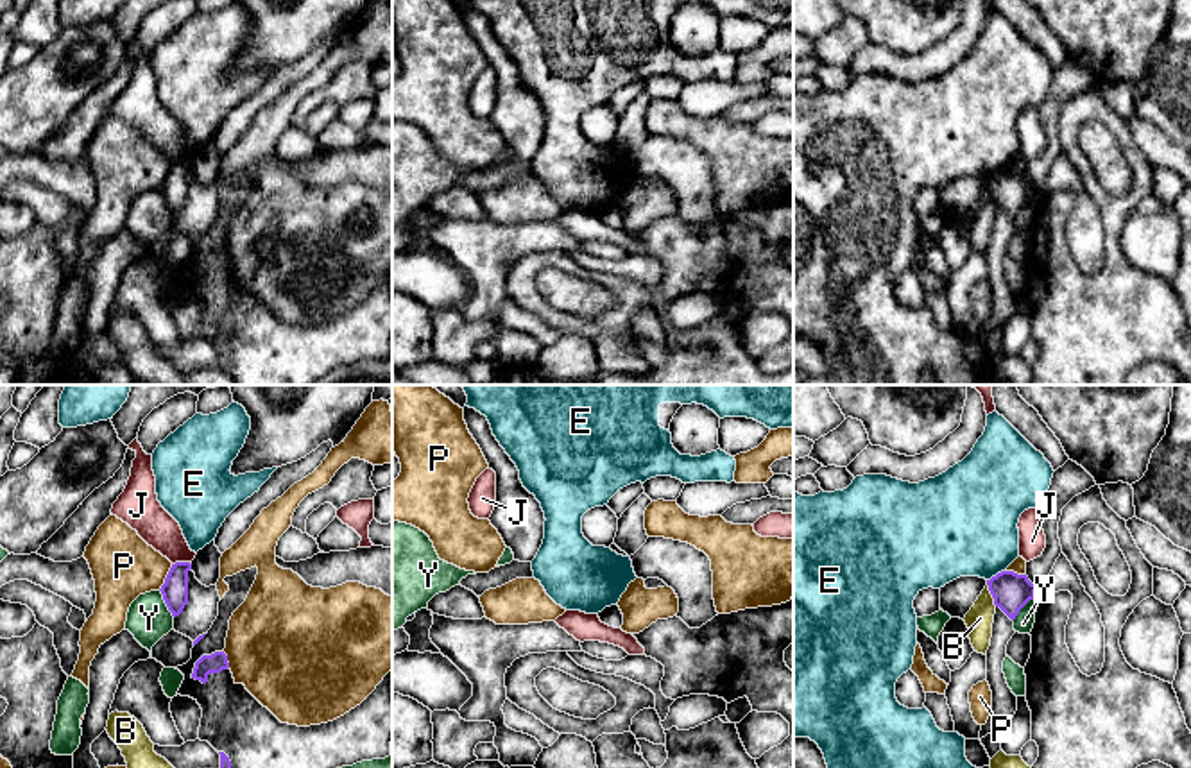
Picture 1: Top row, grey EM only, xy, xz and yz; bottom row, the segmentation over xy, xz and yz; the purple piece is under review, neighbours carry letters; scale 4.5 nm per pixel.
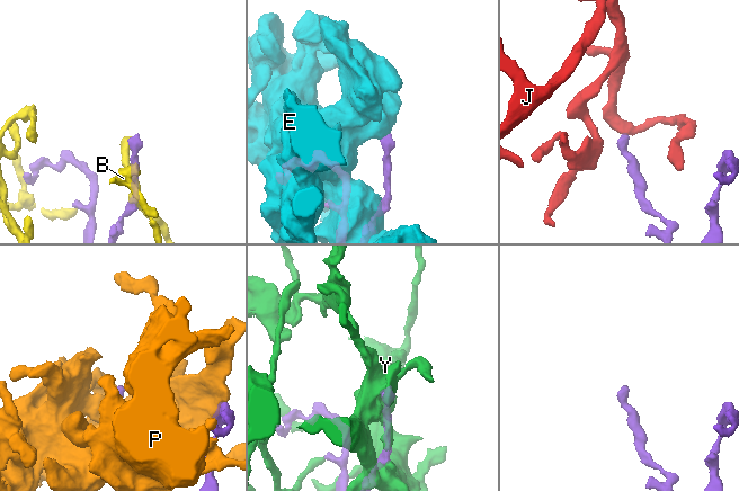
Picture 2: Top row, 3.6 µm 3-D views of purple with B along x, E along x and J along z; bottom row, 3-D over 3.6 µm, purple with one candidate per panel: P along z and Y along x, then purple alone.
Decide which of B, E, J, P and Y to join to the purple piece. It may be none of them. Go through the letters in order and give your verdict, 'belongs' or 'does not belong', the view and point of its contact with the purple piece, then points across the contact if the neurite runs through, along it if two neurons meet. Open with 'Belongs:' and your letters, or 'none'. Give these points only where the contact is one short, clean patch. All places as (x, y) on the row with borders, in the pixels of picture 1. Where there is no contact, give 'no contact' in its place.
Belongs: none
B: does not belong | yz (993, 595)
E: does not belong | yz (996, 575)
J: does not belong | xy (181, 563) | along xy (190, 563), (172, 564)
P: does not belong | xy (167, 577)
Y: does not belong | xy (165, 602)

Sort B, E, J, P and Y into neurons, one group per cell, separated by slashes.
B / E / J / P / Y

